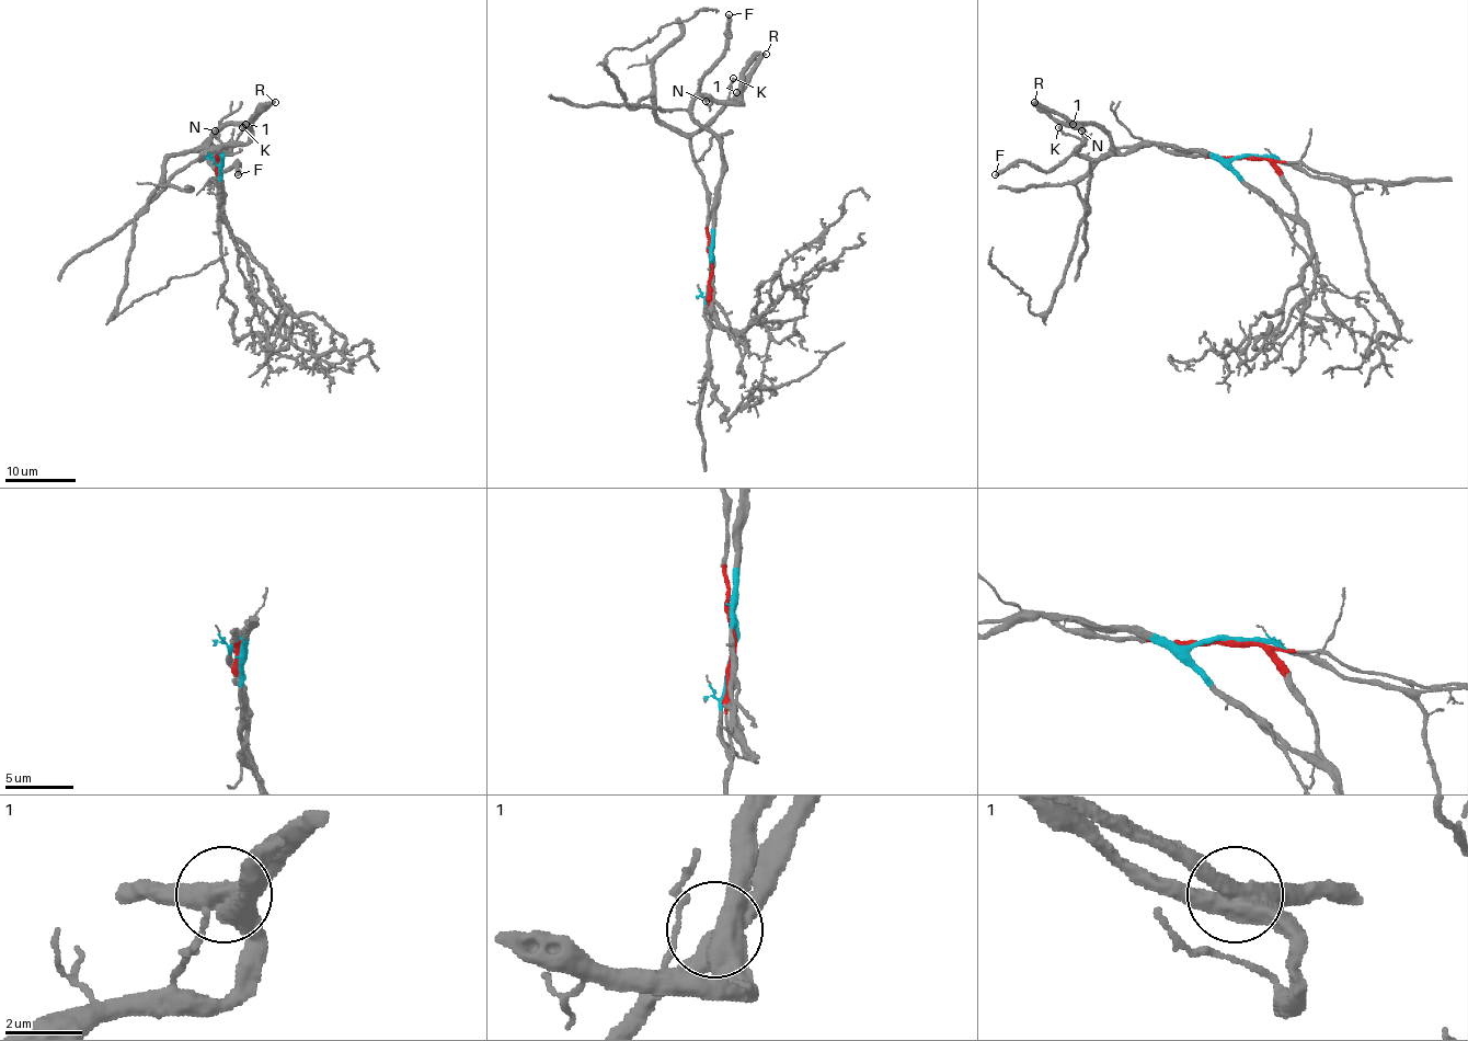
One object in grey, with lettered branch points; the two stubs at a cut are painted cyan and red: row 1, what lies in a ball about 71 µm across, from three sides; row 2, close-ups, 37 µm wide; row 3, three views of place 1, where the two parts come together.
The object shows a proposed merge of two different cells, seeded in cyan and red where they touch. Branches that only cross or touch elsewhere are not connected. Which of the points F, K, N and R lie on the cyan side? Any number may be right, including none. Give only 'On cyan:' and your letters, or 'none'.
On cyan: F, K, N

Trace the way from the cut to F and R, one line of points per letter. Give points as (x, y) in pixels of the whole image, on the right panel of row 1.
F: (1248, 157), (1212, 159), (1160, 145), (1134, 146), (1097, 159), (1069, 155), (1045, 171), (1012, 162), (995, 174)
R: (1248, 157), (1174, 155), (1149, 143), (1117, 148), (1098, 126), (1075, 125), (1034, 102)

